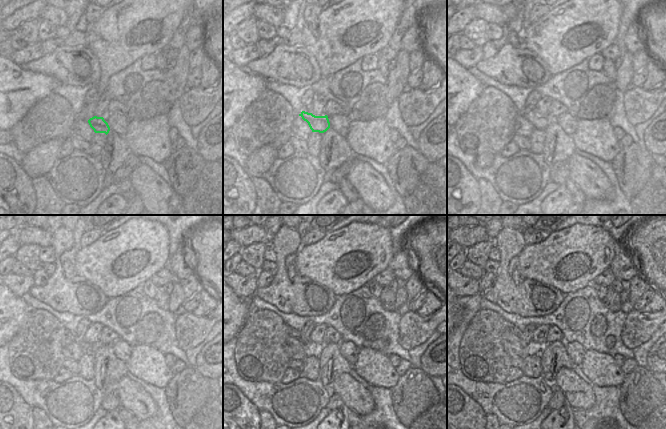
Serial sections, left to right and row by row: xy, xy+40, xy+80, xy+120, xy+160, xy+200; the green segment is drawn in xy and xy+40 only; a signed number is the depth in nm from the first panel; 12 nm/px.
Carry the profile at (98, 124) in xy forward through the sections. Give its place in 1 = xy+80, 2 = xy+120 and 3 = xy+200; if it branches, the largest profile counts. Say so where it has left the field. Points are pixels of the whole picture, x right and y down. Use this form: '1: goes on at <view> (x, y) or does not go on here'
1: goes on at xy+80 (539, 122)
2: goes on at xy+120 (71, 335)
3: goes on at xy+200 (510, 327)

